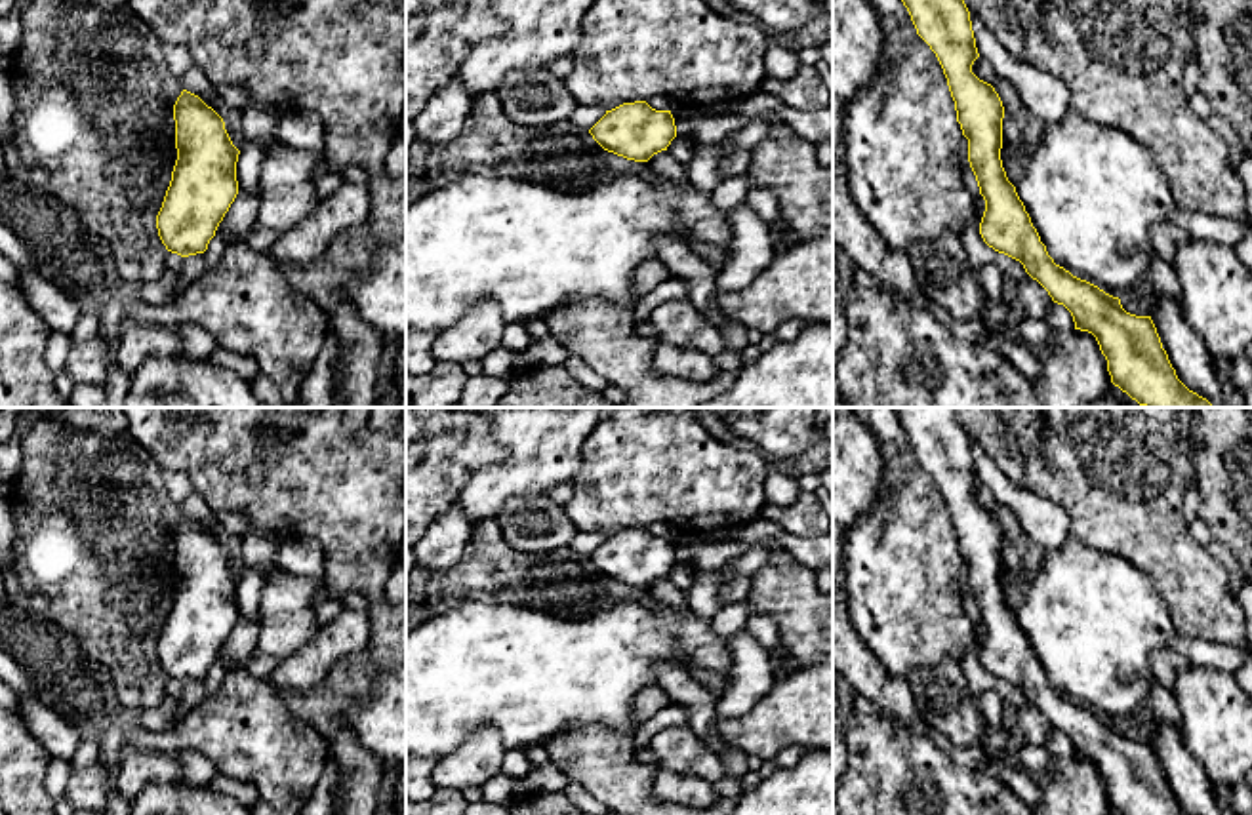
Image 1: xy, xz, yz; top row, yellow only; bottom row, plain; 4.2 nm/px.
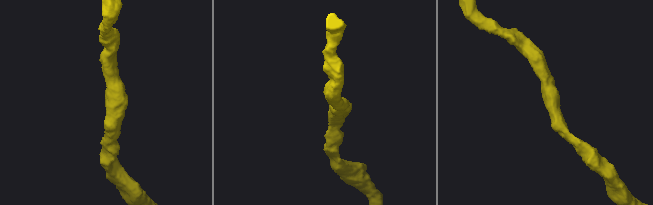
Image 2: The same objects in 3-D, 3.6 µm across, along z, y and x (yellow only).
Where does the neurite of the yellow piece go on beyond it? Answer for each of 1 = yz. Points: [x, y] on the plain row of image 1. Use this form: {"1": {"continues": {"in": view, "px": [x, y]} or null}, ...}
{"1": {"continues": null}}

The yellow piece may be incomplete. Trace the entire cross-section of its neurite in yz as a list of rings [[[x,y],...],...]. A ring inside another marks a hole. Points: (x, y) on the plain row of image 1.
[[[894,408],[903,432],[907,434],[917,461],[936,480],[951,524],[957,548],[968,566],[968,588],[976,602],[985,638],[979,649],[983,668],[999,680],[1020,687],[1025,699],[1037,706],[1052,724],[1063,731],[1075,748],[1075,756],[1096,764],[1107,786],[1111,809],[1119,815],[1187,815],[1176,802],[1151,743],[1136,743],[1122,735],[1121,726],[1098,712],[1073,703],[1056,691],[1040,668],[1037,655],[1020,626],[1016,613],[1008,607],[1000,586],[1004,533],[995,514],[972,499],[979,484],[972,457],[970,438],[959,419],[959,408]]]

